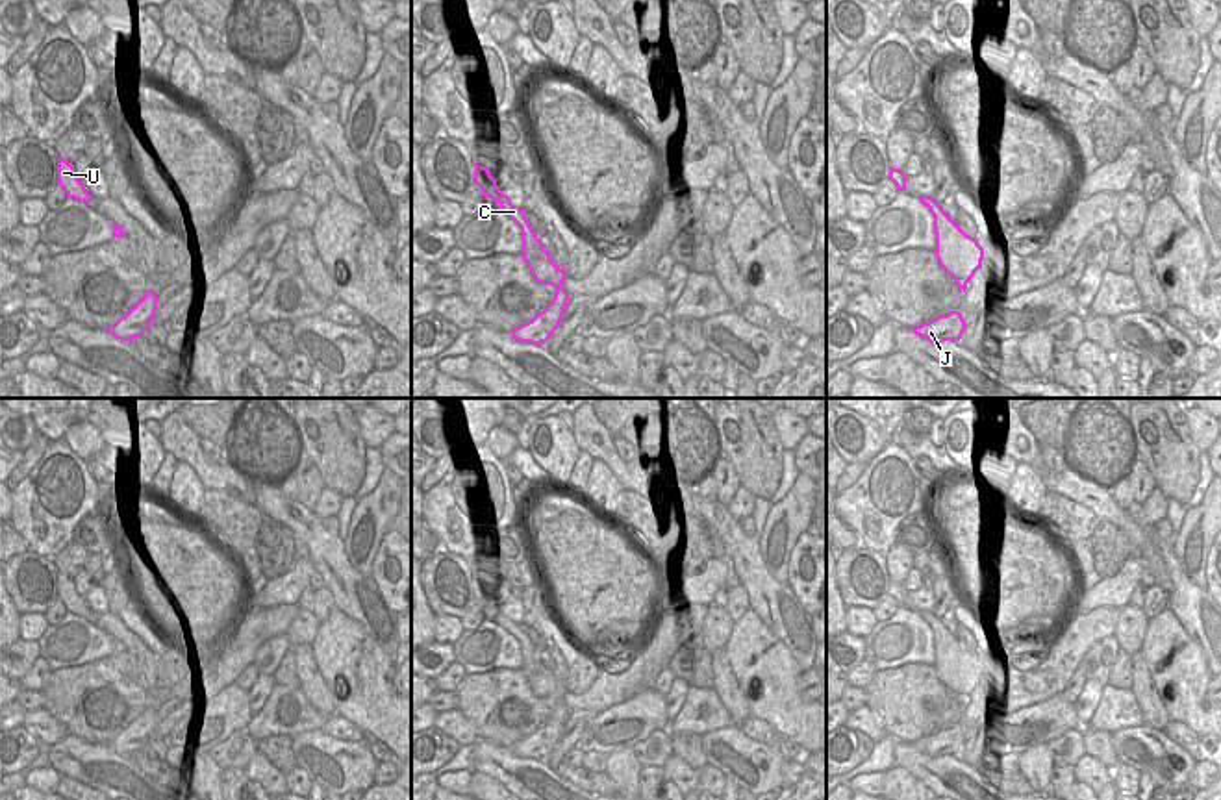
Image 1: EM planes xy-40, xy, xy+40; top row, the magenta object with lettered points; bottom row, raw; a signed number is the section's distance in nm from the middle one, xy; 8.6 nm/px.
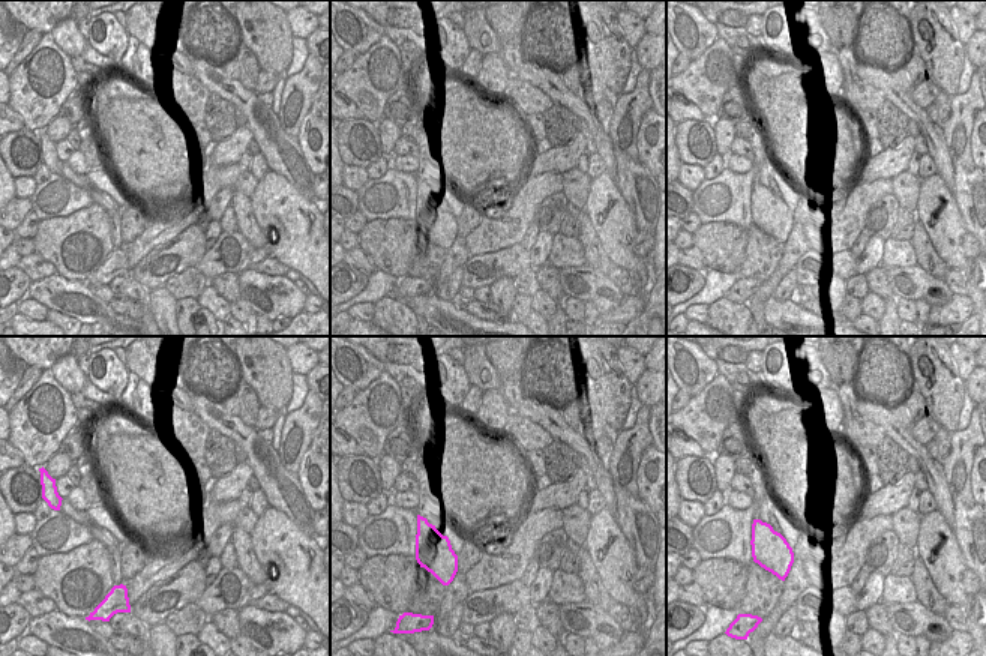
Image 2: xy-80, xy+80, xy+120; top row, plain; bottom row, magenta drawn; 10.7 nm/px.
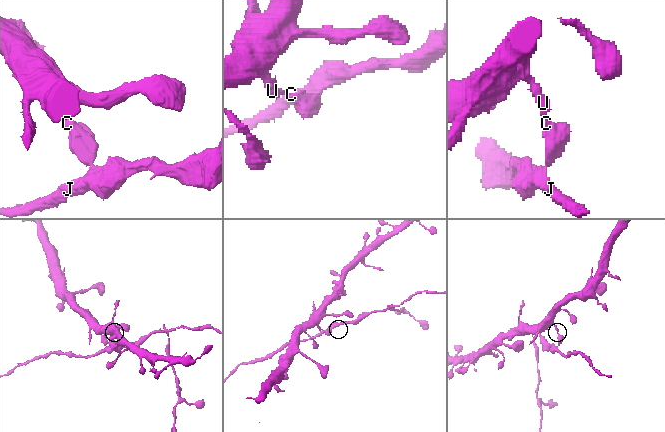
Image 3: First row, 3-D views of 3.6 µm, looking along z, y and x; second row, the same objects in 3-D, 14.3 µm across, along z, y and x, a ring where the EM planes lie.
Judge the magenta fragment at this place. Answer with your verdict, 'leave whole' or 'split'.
split

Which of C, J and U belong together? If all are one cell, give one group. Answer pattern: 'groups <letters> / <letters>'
groups C U / J

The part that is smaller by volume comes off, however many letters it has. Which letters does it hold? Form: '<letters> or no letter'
J.

